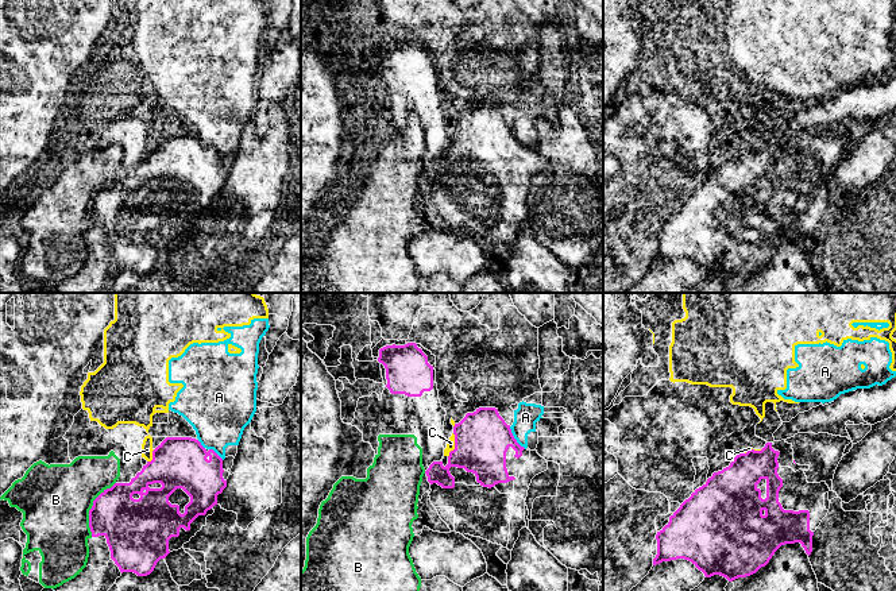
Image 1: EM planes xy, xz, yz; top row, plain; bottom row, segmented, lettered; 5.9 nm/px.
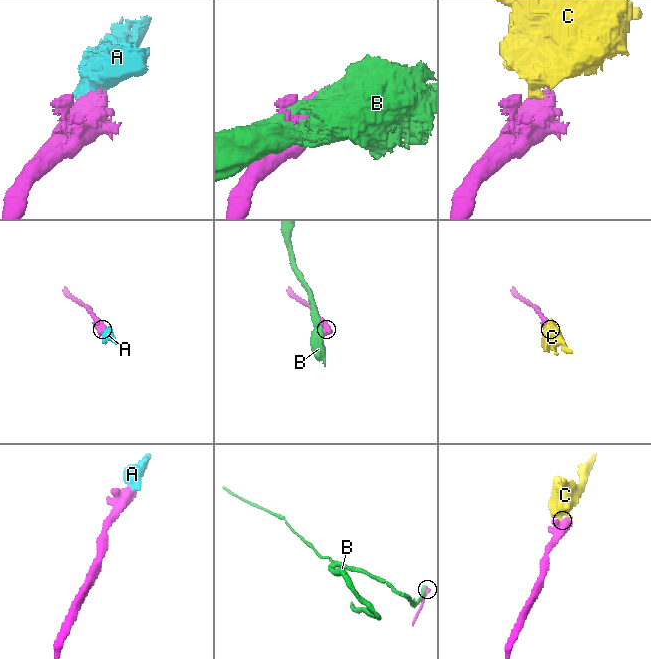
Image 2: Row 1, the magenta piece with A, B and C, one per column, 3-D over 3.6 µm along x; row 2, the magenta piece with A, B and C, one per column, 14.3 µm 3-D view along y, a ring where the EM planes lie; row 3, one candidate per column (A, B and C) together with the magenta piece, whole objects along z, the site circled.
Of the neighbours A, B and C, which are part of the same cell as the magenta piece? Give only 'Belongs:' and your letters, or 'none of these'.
Belongs: none of these

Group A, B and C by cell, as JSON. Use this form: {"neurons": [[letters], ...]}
{"neurons": [["A", "C"], ["B"]]}

